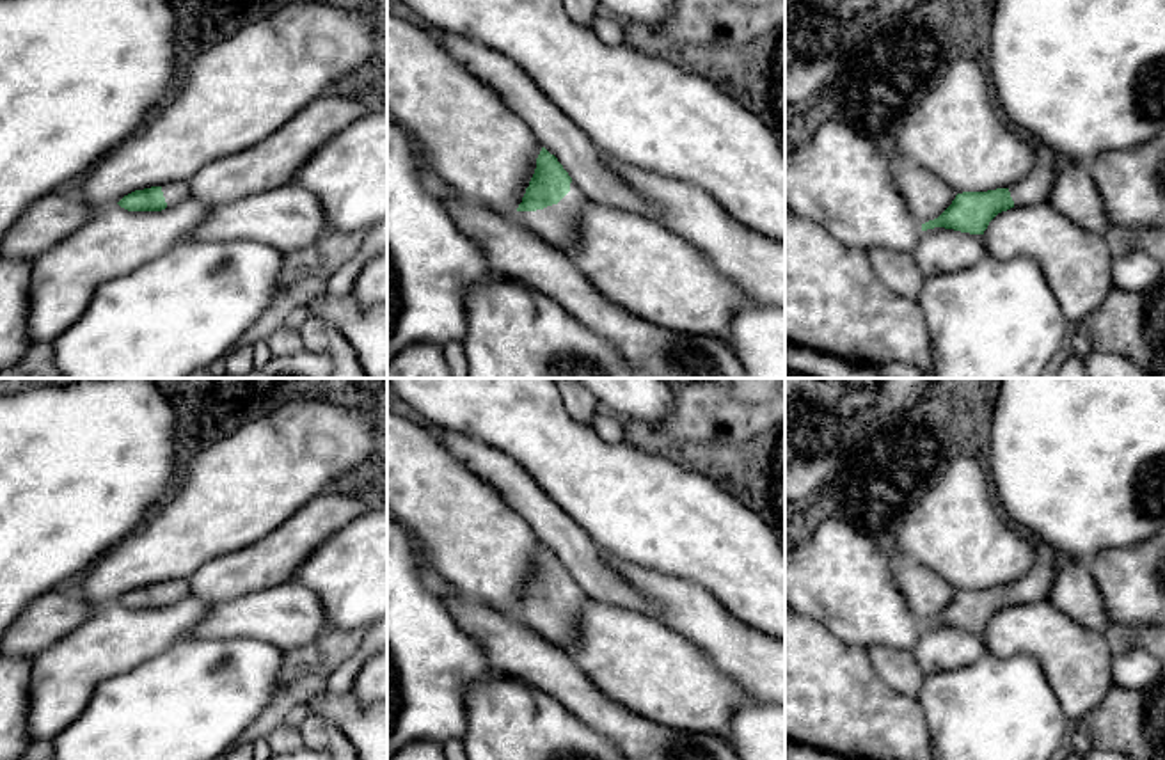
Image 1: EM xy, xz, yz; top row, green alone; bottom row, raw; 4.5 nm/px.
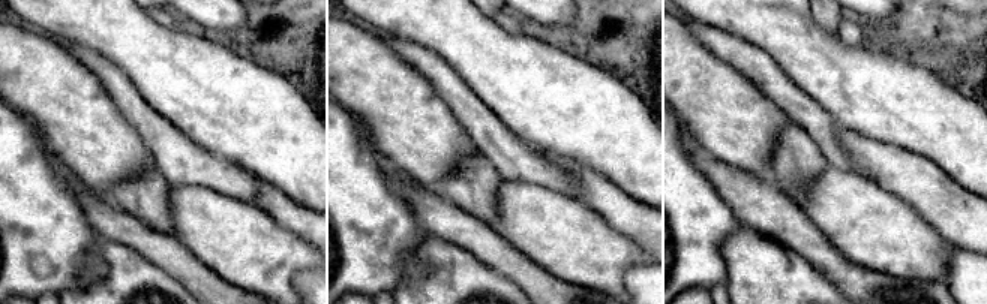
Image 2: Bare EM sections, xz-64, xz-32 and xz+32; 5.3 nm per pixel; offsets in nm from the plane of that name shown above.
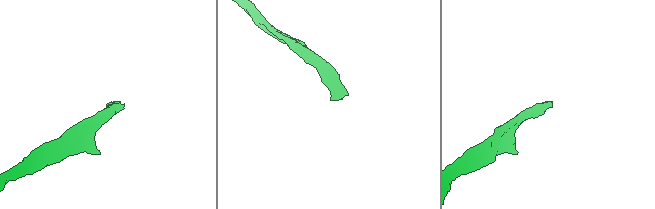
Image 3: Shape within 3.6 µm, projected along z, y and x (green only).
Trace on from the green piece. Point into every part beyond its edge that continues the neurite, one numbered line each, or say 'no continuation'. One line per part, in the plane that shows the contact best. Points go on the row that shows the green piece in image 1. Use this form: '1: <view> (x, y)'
1: xz (556, 224)

